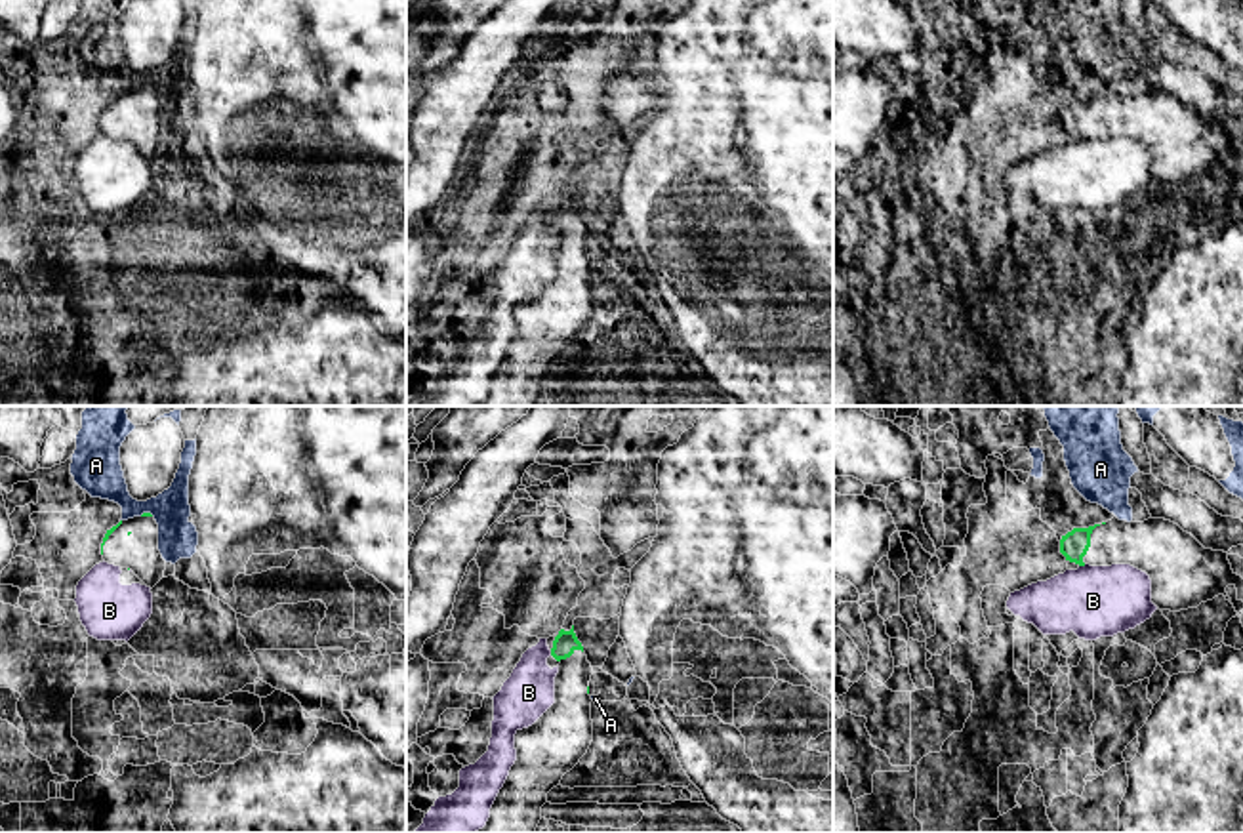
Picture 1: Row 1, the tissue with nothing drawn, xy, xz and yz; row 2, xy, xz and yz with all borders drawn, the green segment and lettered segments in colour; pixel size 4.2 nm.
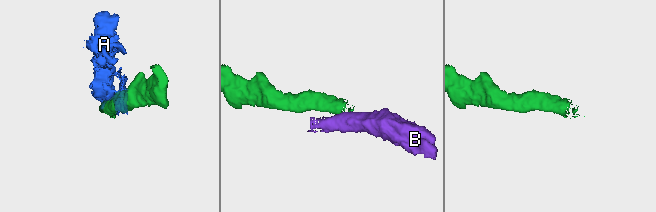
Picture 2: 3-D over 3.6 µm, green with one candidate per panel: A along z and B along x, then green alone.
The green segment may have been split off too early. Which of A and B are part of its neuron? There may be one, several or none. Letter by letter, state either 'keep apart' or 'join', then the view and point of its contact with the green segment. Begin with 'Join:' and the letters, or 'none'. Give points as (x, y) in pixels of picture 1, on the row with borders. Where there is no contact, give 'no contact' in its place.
Join: none
A: keep apart | xy (147, 513)
B: keep apart | yz (1081, 565)

